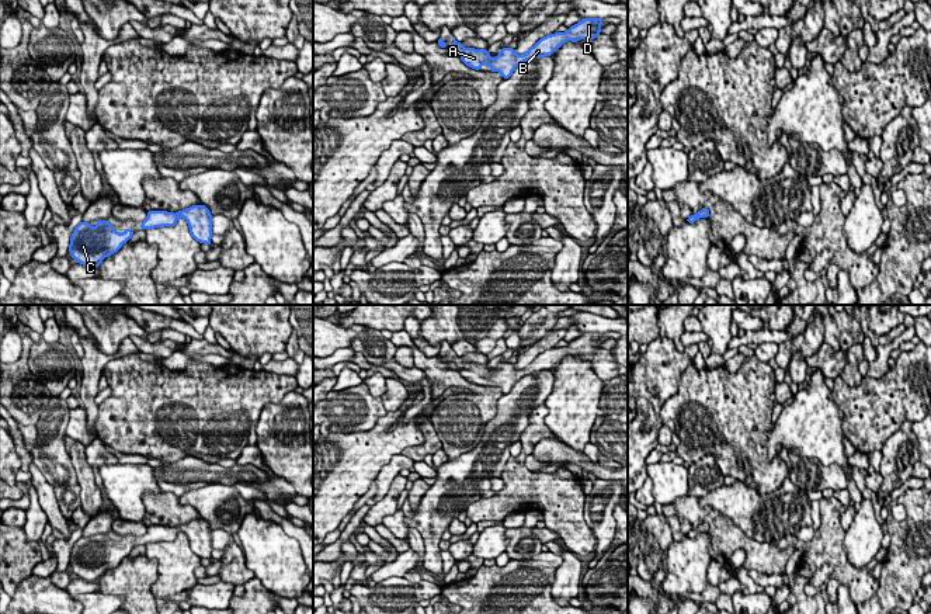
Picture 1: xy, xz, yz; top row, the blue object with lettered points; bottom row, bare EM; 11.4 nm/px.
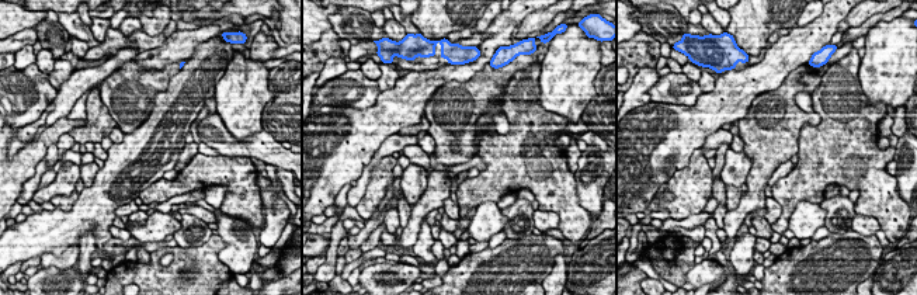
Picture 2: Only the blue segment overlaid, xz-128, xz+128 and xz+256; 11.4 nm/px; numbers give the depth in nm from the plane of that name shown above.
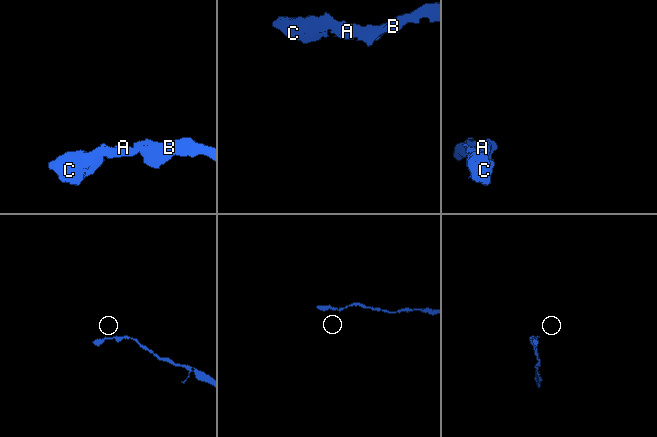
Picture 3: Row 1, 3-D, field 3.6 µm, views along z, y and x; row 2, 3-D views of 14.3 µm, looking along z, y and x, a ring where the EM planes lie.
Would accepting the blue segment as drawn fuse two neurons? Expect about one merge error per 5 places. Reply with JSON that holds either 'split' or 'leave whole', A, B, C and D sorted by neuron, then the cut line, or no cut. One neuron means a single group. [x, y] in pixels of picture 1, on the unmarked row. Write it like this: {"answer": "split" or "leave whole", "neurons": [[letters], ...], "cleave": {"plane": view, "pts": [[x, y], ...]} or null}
{"answer": "leave whole", "neurons": [["A", "B", "C", "D"]], "cleave": null}

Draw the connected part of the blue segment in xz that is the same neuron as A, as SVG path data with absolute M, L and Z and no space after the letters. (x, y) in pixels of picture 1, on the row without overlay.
M583 333L580 337L572 340L566 347L555 347L541 353L525 368L517 370L513 362L501 362L496 374L490 372L487 364L463 362L461 357L452 351L452 361L462 371L462 377L476 385L482 384L482 379L489 379L489 386L500 386L503 393L508 393L514 384L522 377L550 371L555 364L560 362L566 355L577 357L579 354L591 354L601 347L601 333Z

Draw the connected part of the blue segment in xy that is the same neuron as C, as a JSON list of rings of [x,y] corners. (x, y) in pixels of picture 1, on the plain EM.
[[[95,535],[94,542],[90,537],[80,537],[70,552],[69,566],[72,572],[87,582],[98,582],[101,576],[117,568],[121,561],[133,549],[132,544],[118,548],[107,535]]]

